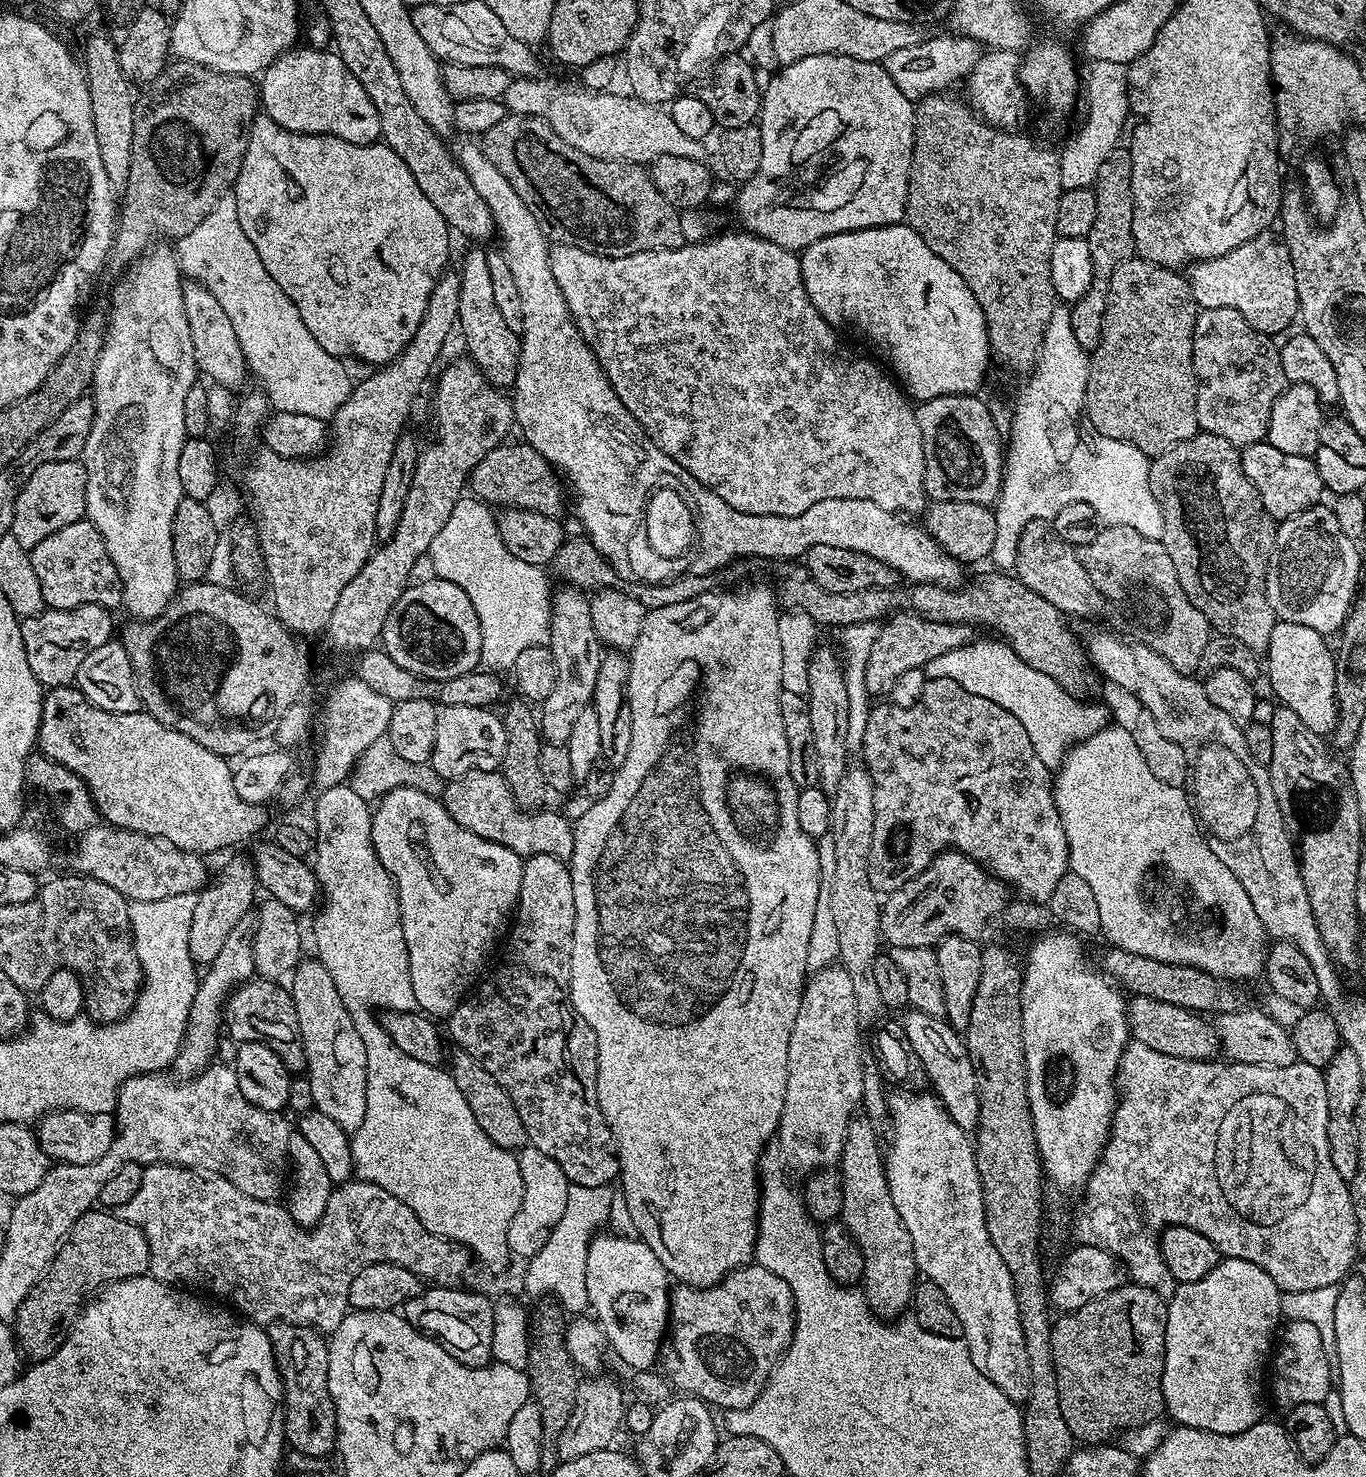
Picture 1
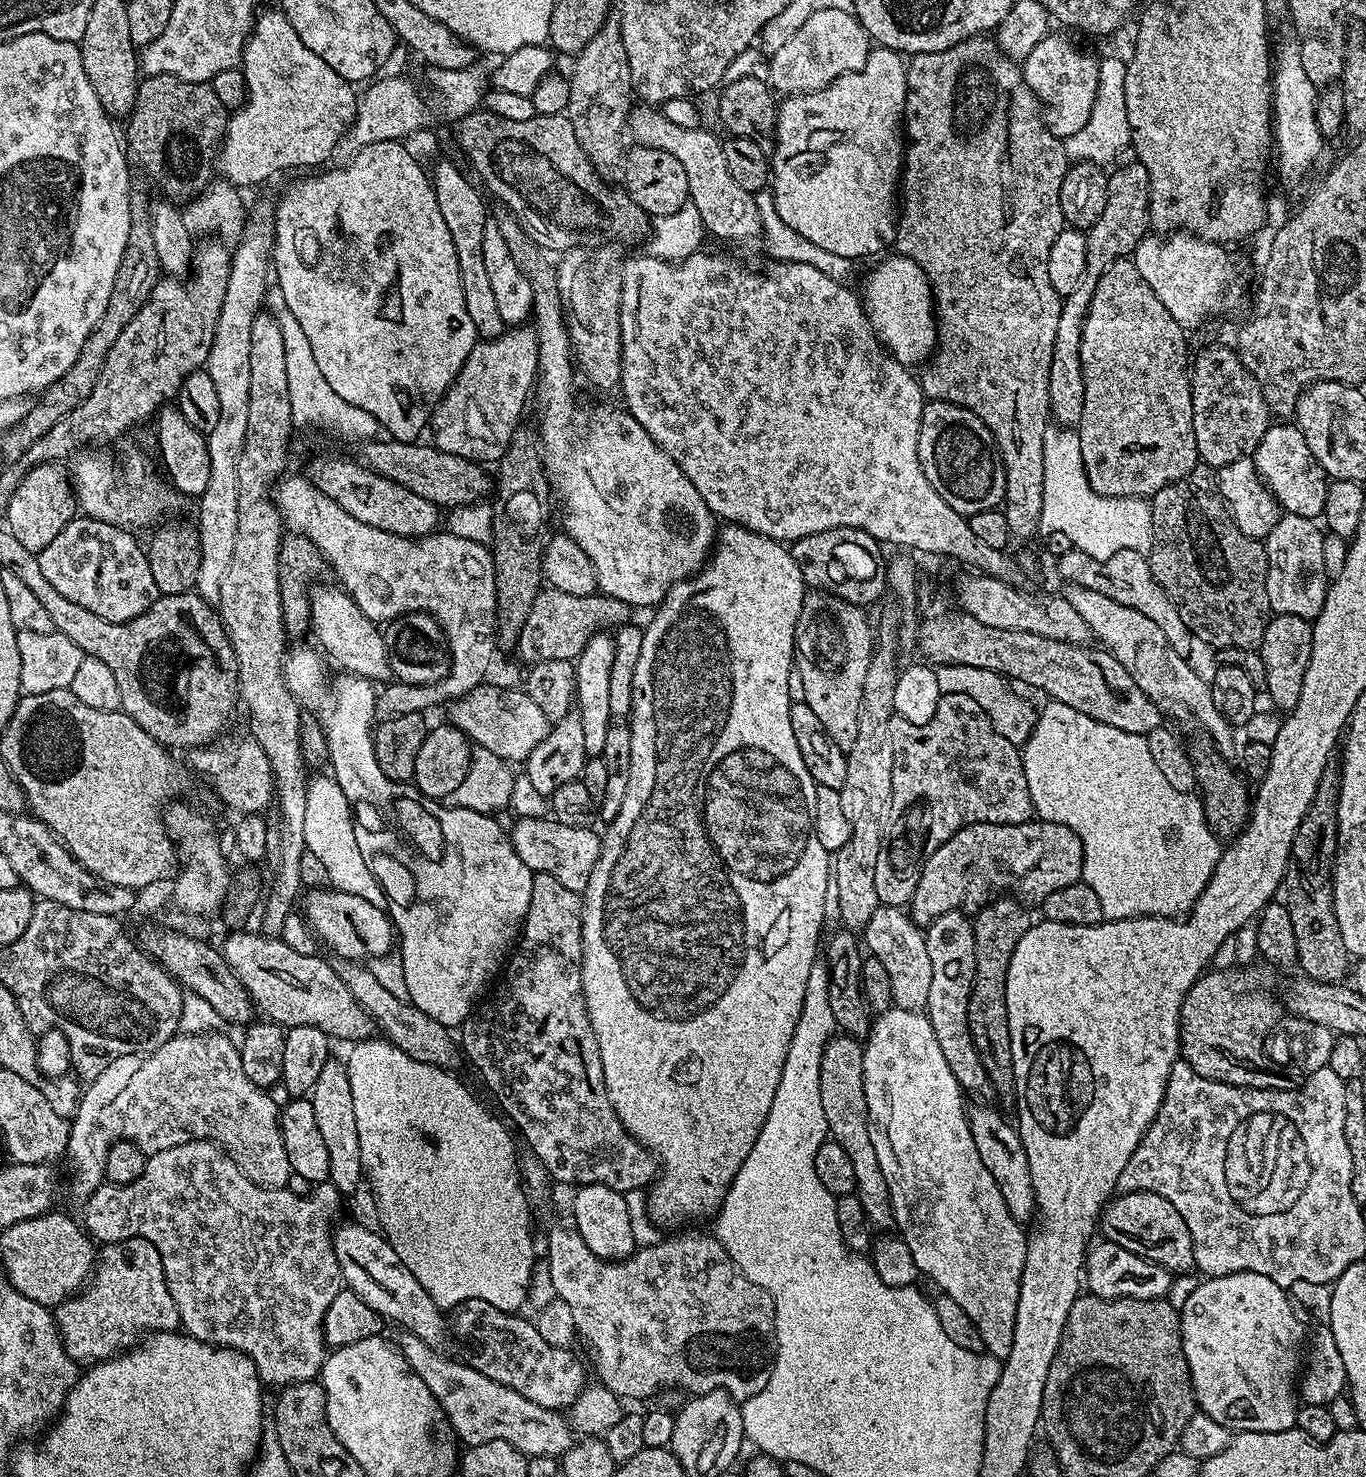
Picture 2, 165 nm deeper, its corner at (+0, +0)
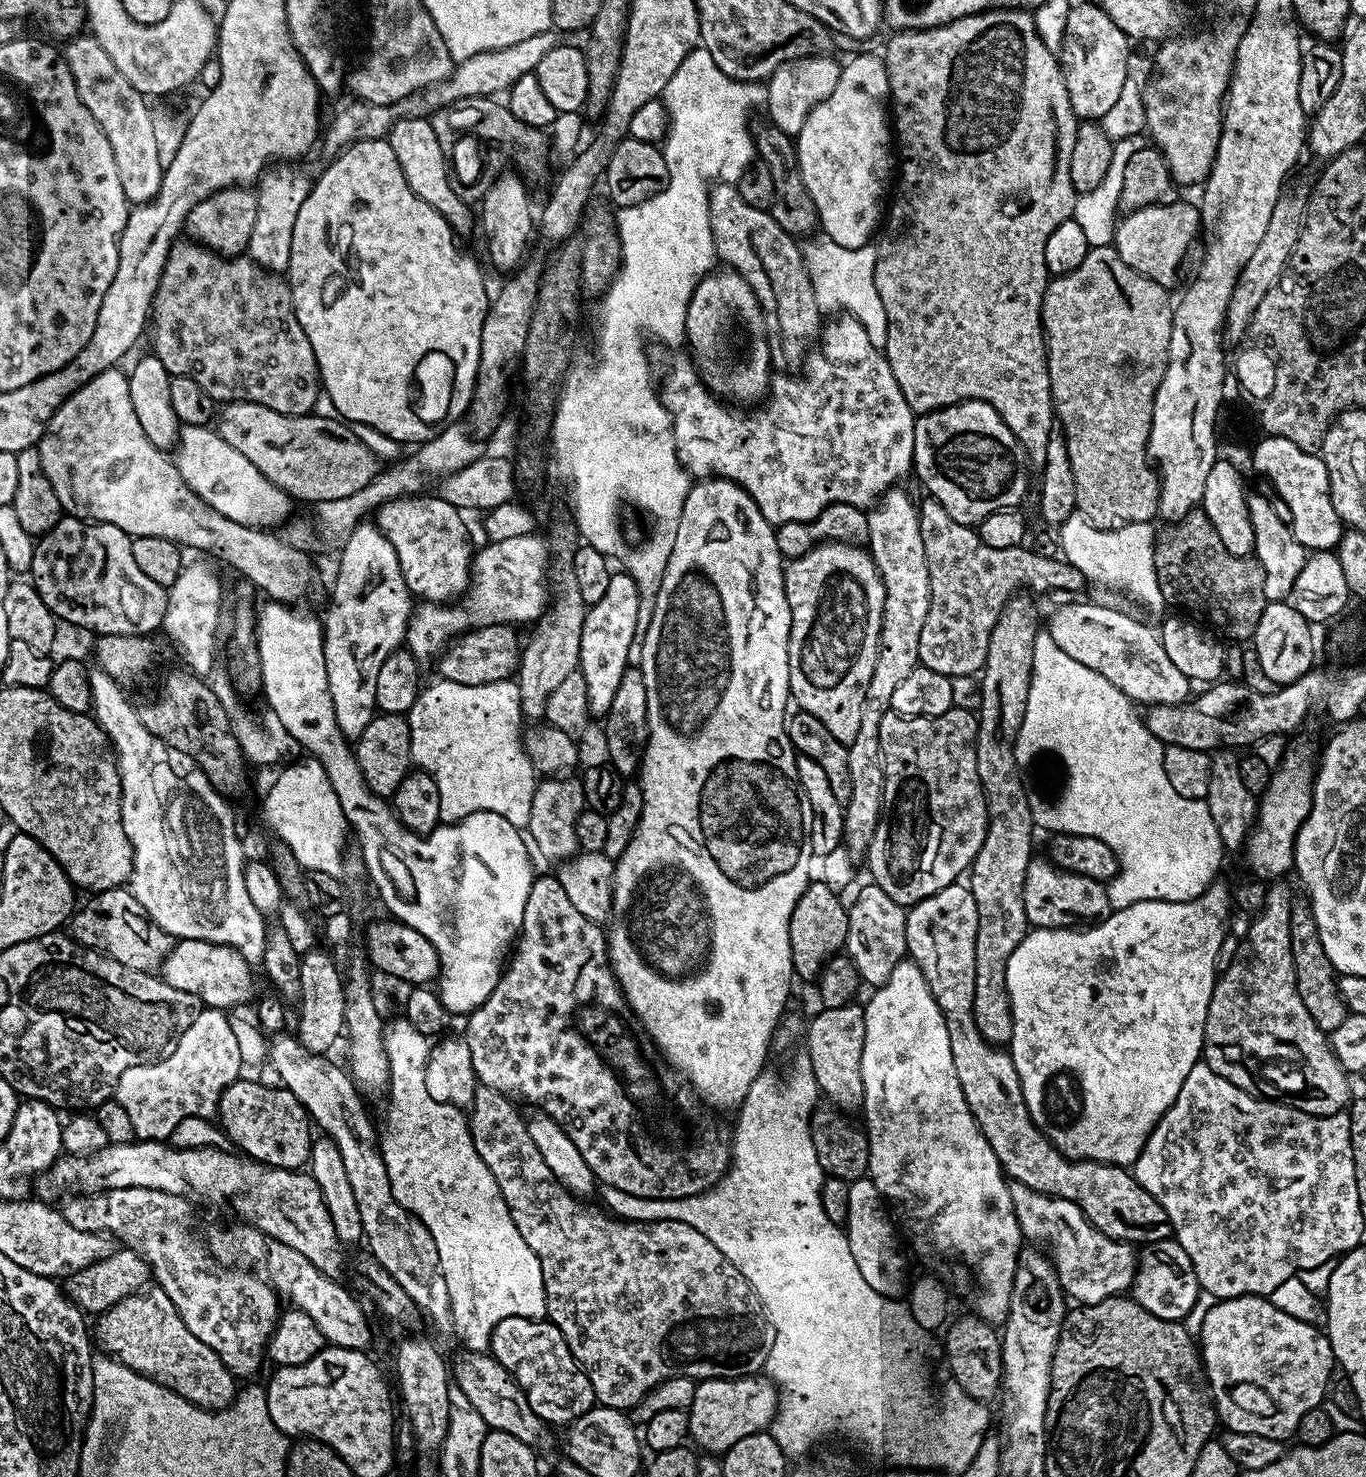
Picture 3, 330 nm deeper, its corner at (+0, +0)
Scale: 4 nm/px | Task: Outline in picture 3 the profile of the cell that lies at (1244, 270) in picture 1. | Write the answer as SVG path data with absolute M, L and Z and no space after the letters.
M1195 203L1155 204L1127 213L1117 223L1114 247L1116 253L1138 274L1149 276L1154 282L1172 286L1176 271L1188 252L1188 247L1196 240L1196 232L1201 231L1200 210Z

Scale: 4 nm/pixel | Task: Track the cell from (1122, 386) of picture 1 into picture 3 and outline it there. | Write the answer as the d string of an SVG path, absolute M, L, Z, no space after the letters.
M1089 247L1086 258L1074 270L1064 276L1052 276L1048 281L1048 289L1042 298L1042 314L1040 320L1044 324L1044 345L1048 351L1048 373L1050 374L1050 390L1052 406L1059 431L1064 433L1066 450L1070 454L1070 470L1074 470L1074 486L1076 487L1076 507L1083 516L1102 530L1120 528L1124 524L1147 524L1160 510L1160 477L1148 455L1148 439L1150 438L1150 422L1154 410L1154 394L1158 394L1158 386L1162 382L1162 374L1166 374L1166 362L1170 350L1170 326L1172 325L1173 297L1168 297L1169 289L1163 284L1154 282L1149 276L1138 274L1116 253L1115 247Z

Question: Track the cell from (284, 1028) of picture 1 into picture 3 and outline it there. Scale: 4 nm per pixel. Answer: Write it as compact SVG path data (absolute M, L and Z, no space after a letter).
M127 887L95 893L89 900L92 901L81 912L79 909L71 917L70 935L74 941L84 948L95 948L130 970L152 974L163 965L174 938L148 919L146 910Z

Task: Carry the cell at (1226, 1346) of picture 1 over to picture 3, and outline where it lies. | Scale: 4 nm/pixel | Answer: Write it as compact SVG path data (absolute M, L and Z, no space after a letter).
M1239 1296L1229 1300L1218 1300L1211 1305L1213 1308L1209 1312L1203 1313L1204 1321L1198 1333L1198 1347L1200 1349L1200 1359L1204 1361L1204 1375L1208 1378L1208 1386L1212 1389L1212 1399L1216 1405L1216 1415L1219 1423L1227 1431L1241 1432L1242 1434L1261 1435L1262 1438L1270 1438L1281 1442L1295 1437L1298 1430L1298 1421L1310 1410L1321 1407L1325 1403L1324 1395L1328 1392L1328 1383L1332 1380L1332 1368L1337 1367L1336 1359L1332 1353L1332 1347L1327 1335L1317 1325L1307 1324L1290 1314L1286 1310L1278 1310L1273 1306L1268 1296Z

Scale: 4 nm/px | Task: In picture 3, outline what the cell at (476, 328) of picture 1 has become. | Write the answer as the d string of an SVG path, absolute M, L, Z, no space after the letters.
M401 115L392 123L392 129L386 137L390 150L394 150L394 158L398 158L398 166L402 166L402 175L406 178L406 186L418 194L452 227L457 237L468 236L478 228L478 216L473 205L467 200L458 198L452 185L452 177L448 170L448 160L442 154L442 146L438 146L438 134L434 134L431 119L420 116Z

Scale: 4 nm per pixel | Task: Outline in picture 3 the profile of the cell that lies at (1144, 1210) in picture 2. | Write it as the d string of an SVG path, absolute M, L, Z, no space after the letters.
M964 882L946 886L938 890L938 894L911 905L907 909L907 914L908 956L922 970L930 986L930 994L934 994L934 1002L938 1002L942 1010L942 1018L946 1018L946 1030L950 1034L950 1054L954 1054L954 1070L958 1070L958 1082L962 1086L966 1106L970 1106L982 1134L986 1134L986 1142L990 1142L1005 1177L1022 1186L1030 1186L1030 1190L1035 1192L1062 1198L1066 1202L1074 1202L1074 1206L1078 1206L1082 1214L1086 1214L1086 1218L1095 1228L1115 1240L1122 1240L1133 1246L1143 1246L1169 1239L1173 1235L1173 1230L1166 1210L1162 1210L1158 1201L1136 1181L1135 1175L1127 1167L1118 1164L1100 1164L1096 1160L1071 1161L1044 1137L1042 1130L1034 1126L1030 1118L1030 1110L1026 1110L1026 1098L1022 1098L1022 1082L1018 1082L1018 1070L1014 1070L1011 1055L1000 1056L1001 1049L988 1044L986 1038L978 1034L978 1026L974 1022L974 978L976 977L974 946L978 938L978 906L974 906L971 887Z

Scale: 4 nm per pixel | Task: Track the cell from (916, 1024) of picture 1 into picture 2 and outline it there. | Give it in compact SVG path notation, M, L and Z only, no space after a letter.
M969 1107L967 1114L970 1134L974 1134L974 1147L978 1150L978 1158L982 1158L982 1166L990 1170L1013 1219L1019 1222L1026 1222L1031 1216L1033 1219L1036 1212L1036 1195L1019 1131L1013 1125L1011 1128L992 1108Z

